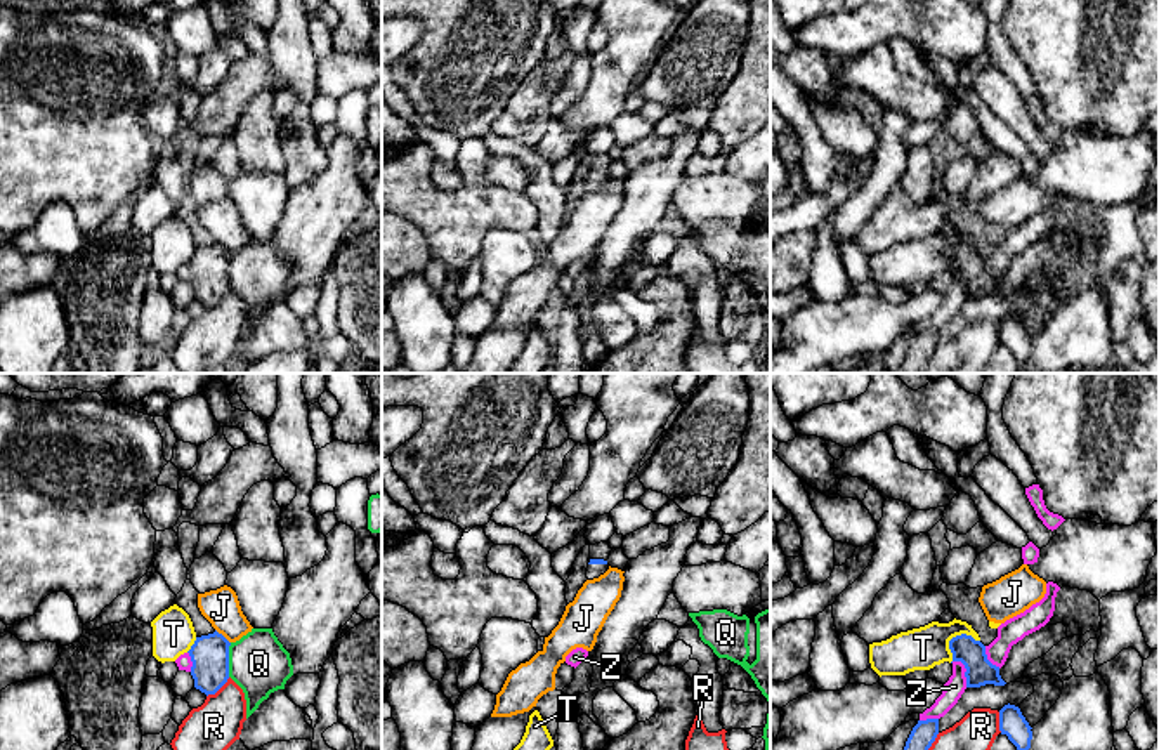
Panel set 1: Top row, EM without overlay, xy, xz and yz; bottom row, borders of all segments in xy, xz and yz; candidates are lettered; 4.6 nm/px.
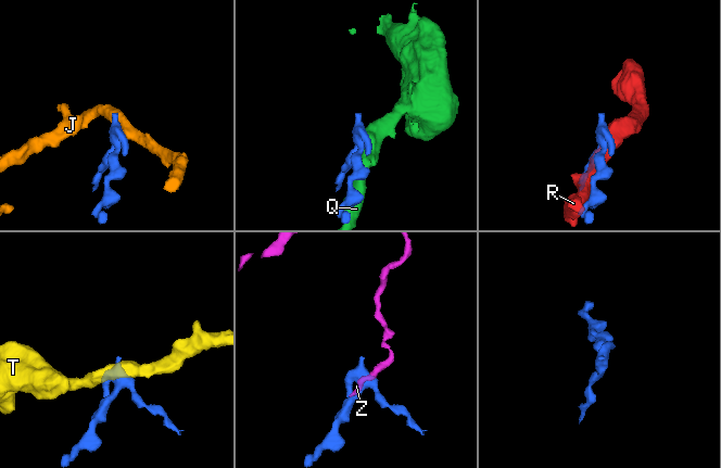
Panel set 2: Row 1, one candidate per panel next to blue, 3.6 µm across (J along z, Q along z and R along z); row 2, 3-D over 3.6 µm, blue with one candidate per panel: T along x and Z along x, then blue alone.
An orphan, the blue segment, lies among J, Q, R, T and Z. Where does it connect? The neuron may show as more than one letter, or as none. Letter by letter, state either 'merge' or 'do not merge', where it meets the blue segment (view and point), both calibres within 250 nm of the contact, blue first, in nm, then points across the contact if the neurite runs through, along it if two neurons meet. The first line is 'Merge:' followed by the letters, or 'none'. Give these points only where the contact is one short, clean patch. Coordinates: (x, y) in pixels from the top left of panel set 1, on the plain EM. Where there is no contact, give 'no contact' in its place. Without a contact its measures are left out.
Merge: none
J: do not merge; contact xy (222, 247); calibres 180 and 170 nm
Q: do not merge; contact xy (228, 271); calibres 180 and 280 nm
R: do not merge; contact xy (217, 301); calibres 180 and 240 nm
T: do not merge; contact yz (953, 249); calibres 130 and 200 nm; border yz (979, 250), (969, 245), (956, 245), (949, 252), (949, 273)
Z: do not merge; contact yz (967, 282); calibres 130 and 90 nm; border yz (953, 271), (963, 276), (967, 297)

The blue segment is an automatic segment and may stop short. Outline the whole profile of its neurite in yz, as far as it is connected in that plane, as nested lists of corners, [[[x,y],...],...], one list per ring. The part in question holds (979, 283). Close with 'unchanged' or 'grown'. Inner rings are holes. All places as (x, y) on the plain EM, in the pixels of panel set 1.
[[[961,245],[949,252],[953,273],[961,273],[966,280],[966,299],[980,299],[985,295],[1005,297],[999,278],[987,271],[985,257],[972,247]]]; unchanged

